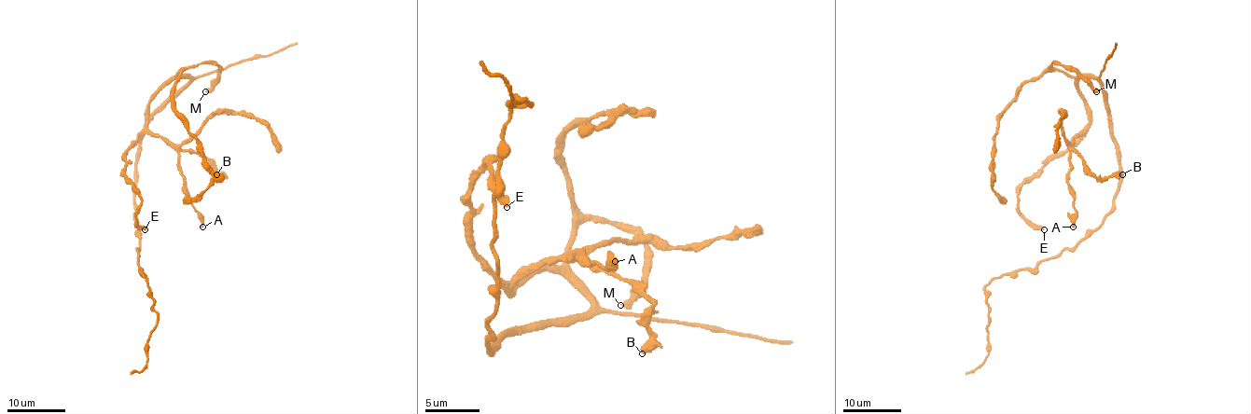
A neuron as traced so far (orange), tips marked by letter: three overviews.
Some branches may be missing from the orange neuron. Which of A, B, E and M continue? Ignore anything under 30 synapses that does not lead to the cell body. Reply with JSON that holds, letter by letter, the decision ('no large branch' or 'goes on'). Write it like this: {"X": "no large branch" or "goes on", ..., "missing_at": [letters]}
{"A": "no large branch", "B": "no large branch", "E": "no large branch", "M": "no large branch", "missing_at": []}

